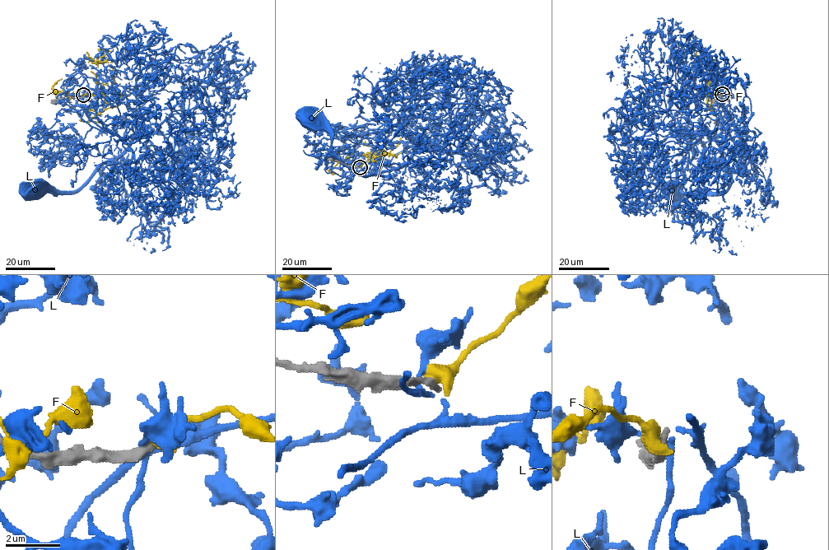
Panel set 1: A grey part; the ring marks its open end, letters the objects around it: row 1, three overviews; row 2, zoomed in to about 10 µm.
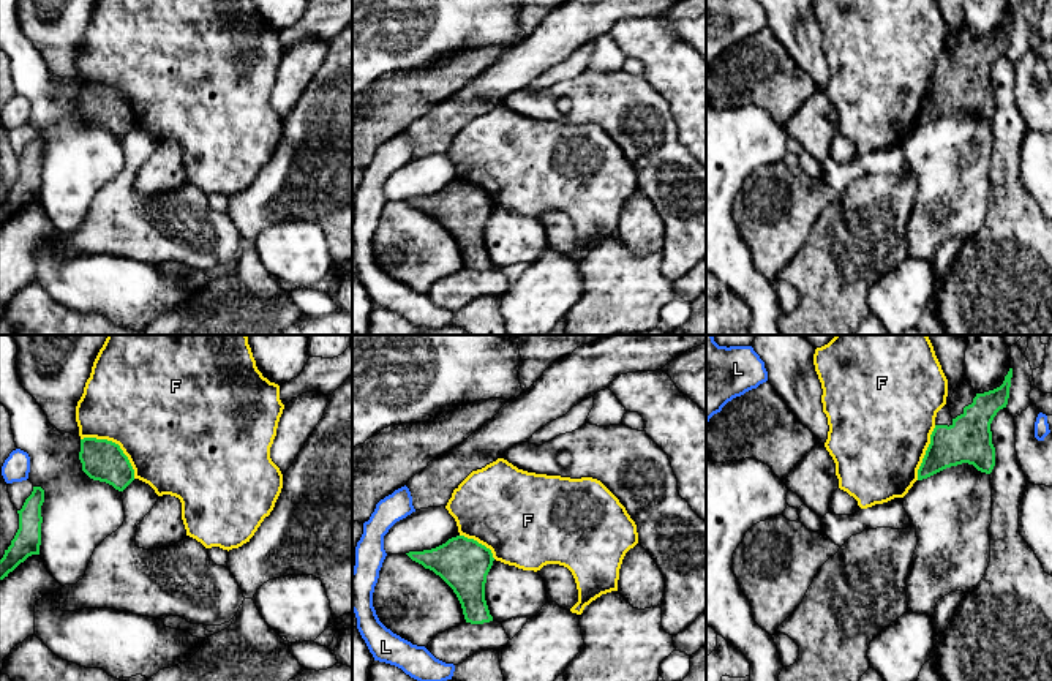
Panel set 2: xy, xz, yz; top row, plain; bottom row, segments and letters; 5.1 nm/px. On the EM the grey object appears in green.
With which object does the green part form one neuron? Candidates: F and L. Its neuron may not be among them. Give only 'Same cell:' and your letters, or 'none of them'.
Same cell: none of them

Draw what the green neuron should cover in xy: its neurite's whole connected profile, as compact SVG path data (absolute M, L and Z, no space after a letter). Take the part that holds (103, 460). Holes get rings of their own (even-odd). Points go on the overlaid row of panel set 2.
M81 439L82 471L93 480L123 491L134 480L134 469L118 444L107 439Z

